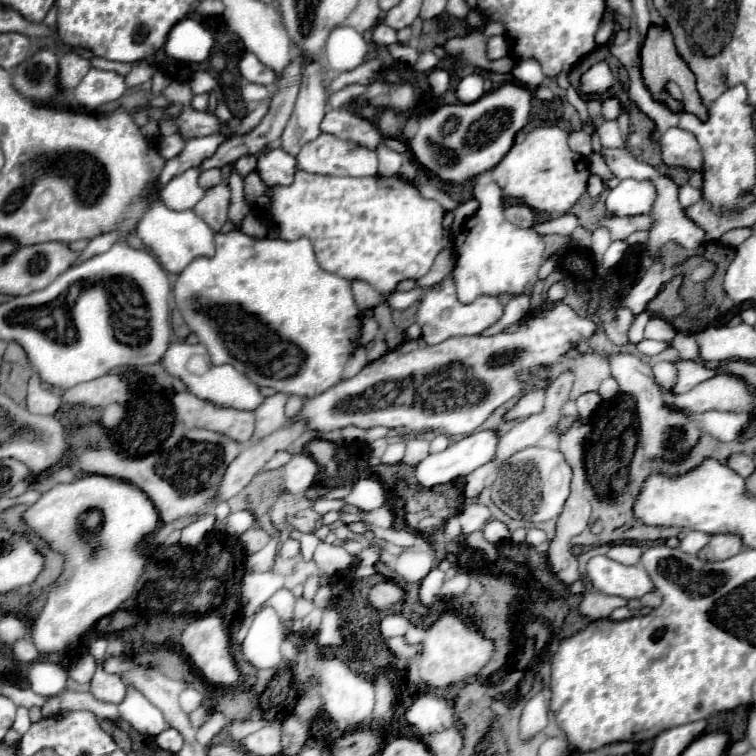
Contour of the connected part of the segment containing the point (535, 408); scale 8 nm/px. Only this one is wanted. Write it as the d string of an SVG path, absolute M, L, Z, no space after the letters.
M528 390L518 404L514 406L514 410L510 410L510 418L520 418L520 416L532 416L542 412L544 408L544 392L542 390Z

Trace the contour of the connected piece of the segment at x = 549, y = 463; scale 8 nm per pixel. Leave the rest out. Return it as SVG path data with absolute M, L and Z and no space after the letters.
M526 448L516 452L500 468L498 478L492 486L492 502L510 518L526 522L548 522L558 520L570 494L572 468L568 466L560 450L548 448Z

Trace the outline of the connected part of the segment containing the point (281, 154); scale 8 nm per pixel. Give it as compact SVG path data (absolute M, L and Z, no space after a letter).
M270 146L268 152L258 158L258 172L266 186L290 186L296 172L296 158L280 146Z

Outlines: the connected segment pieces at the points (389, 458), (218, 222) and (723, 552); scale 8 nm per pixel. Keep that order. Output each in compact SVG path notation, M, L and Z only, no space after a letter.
M394 442L394 444L390 444L388 450L386 450L384 456L382 456L382 462L384 462L384 464L398 464L398 462L402 462L404 450L406 450L406 444L404 444L404 442Z
M220 182L218 186L210 188L204 198L194 206L194 212L204 218L204 222L218 232L226 220L228 220L228 208L230 208L230 184Z
M714 534L712 540L700 550L700 558L704 560L724 560L744 550L744 542L740 534Z

